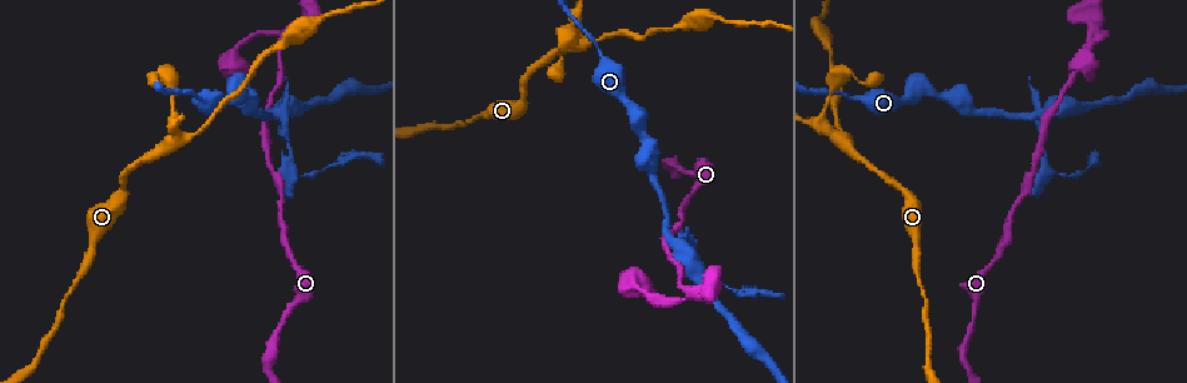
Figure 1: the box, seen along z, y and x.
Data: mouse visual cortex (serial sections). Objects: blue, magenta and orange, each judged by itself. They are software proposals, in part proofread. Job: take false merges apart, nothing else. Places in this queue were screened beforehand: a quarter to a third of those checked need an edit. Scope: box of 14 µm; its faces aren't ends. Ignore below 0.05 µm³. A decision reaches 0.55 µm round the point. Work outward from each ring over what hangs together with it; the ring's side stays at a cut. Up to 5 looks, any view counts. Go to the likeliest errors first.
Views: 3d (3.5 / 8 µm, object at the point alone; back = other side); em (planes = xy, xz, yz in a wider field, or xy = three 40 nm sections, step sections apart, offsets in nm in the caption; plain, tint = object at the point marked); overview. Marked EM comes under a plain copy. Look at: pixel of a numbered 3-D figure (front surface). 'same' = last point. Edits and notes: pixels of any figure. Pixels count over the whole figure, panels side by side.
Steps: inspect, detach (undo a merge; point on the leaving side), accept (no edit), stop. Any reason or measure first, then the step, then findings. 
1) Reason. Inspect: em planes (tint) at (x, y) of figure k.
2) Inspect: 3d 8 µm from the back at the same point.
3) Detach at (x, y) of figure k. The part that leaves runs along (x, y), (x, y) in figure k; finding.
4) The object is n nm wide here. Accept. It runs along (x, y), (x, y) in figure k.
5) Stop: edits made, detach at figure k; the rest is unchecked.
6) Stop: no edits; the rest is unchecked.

Sudden change in width. Inspect: 3d 3.5 µm at (856, 98) of figure 1.

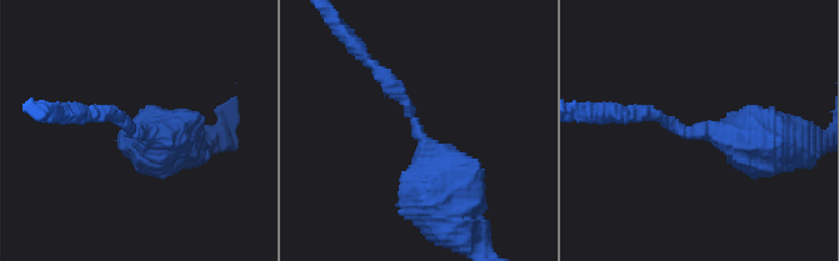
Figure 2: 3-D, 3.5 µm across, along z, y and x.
Accept. It runs along (444, 209), (433, 154), (375, 68) in figure 2; continuous, no second cell.

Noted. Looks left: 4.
Sharp bend. Inspect: 3d 8 µm at (675, 244) of figure 1.

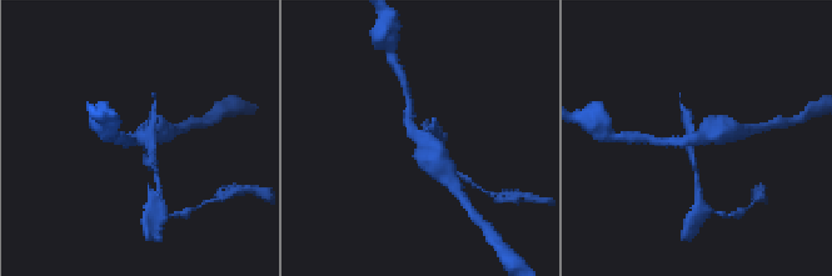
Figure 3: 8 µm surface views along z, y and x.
Zoom in. Inspect: 3d 3.5 µm at (699, 140) of figure 3.

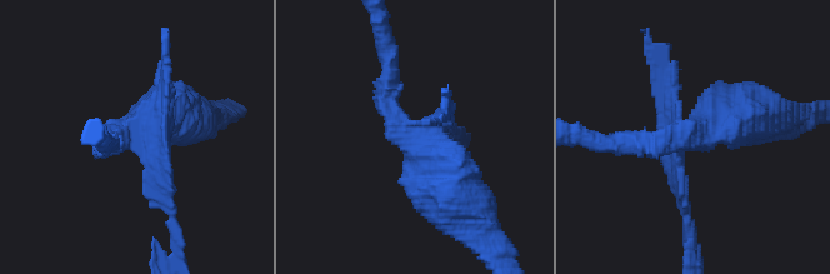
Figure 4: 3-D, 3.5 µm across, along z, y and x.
Accept. It runs along (390, 63), (386, 108), (460, 198) in figure 4; one cell here.

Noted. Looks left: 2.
Stop: no edits; the rest is unchecked.

